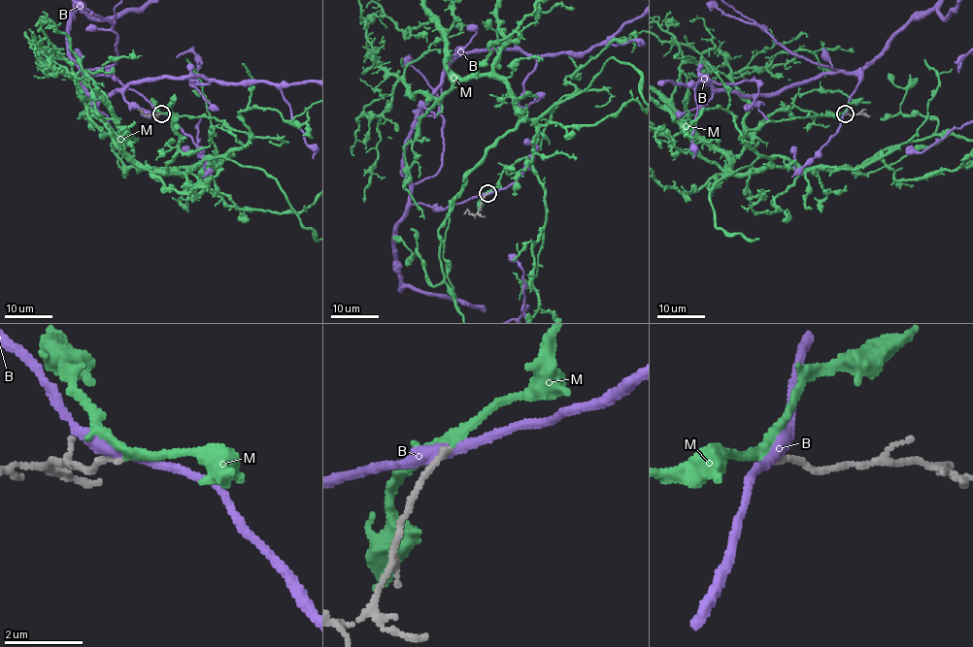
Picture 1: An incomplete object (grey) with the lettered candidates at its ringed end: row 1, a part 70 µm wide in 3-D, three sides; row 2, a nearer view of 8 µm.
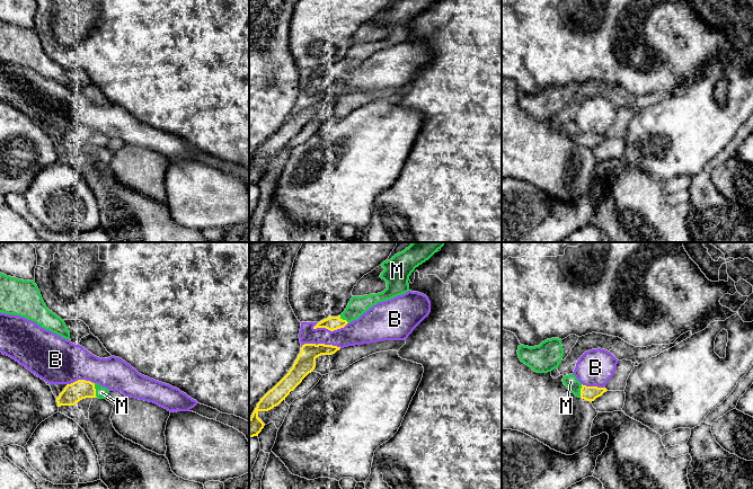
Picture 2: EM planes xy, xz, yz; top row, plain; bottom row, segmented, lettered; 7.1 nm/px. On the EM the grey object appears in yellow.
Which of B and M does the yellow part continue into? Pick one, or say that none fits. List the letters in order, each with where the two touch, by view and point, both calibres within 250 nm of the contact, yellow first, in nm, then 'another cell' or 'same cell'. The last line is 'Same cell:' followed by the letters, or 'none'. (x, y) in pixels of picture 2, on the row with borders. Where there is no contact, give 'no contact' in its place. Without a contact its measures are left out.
B: xz (329, 329) | 100/190 nm | another cell
M: xy (95, 390) | 140/90 nm | same cell
Same cell: M

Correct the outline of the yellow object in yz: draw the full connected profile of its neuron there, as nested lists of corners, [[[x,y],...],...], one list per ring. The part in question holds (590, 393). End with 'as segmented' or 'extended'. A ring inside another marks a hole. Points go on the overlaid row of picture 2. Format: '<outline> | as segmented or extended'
[[[574,374],[564,376],[562,382],[576,397],[591,402],[608,391],[605,388],[583,385]]] | extended

